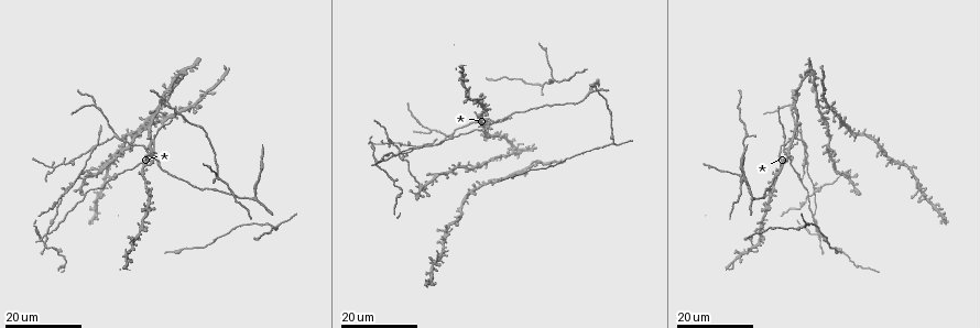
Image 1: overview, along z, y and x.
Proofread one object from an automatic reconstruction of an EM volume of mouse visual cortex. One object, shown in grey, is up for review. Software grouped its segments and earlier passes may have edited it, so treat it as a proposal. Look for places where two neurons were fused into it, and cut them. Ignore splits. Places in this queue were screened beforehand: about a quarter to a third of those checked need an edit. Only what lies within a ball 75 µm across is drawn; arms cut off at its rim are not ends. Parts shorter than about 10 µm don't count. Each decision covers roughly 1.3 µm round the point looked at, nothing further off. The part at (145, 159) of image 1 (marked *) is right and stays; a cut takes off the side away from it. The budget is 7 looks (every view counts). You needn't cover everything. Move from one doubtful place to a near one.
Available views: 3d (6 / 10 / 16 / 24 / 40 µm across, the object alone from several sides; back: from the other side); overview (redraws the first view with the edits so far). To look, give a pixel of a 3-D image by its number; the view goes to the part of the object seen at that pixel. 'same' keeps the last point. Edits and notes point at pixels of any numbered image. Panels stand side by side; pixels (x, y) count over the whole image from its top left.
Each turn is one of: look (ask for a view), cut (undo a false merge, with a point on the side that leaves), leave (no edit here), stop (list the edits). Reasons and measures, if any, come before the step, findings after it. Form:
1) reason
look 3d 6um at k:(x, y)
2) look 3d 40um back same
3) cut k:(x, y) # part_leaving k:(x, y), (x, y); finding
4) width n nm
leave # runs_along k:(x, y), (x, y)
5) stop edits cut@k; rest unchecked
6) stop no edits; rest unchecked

three arms meet
look 3d 24um at 1:(808, 82)

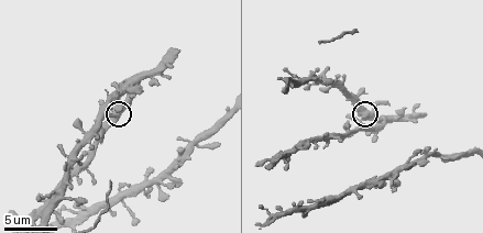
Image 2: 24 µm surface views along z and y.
look 3d 6um at 2:(118, 109)

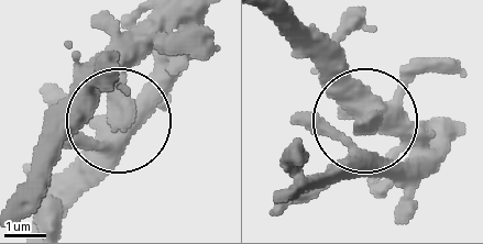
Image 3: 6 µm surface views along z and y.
from behind
look 3d 6um back at 3:(111, 127)

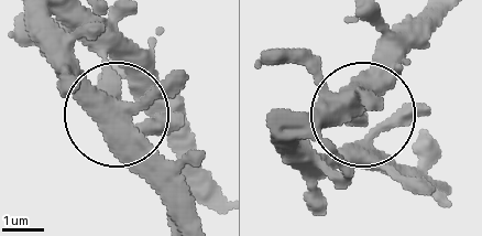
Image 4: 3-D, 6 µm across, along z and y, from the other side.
arms 3
leave # all the same neuron

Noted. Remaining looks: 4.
two arms at a narrow angle
look 3d 24um at 1:(790, 156)

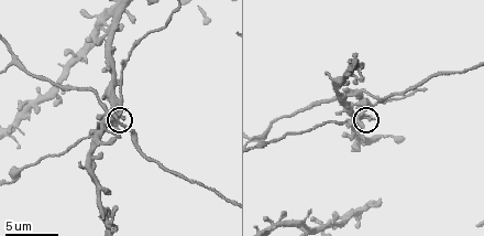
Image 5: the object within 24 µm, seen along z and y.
look 3d 6um at 5:(357, 115)

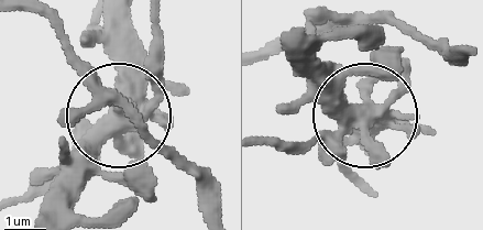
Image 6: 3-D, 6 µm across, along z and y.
side_arm 65 um
cut 6:(151, 110) # a second neuron is stuck on

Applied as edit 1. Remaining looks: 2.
stop edits cut@6; rest unchecked

